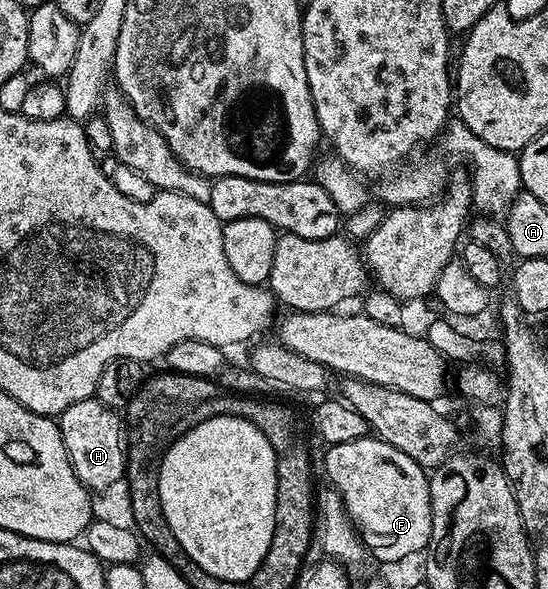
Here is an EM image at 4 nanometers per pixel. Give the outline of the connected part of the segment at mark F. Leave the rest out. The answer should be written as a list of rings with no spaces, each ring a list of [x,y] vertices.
[[[366,436],[326,447],[323,466],[328,482],[340,492],[345,511],[362,541],[378,563],[394,562],[428,547],[433,513],[426,469],[406,453],[376,436]]]

